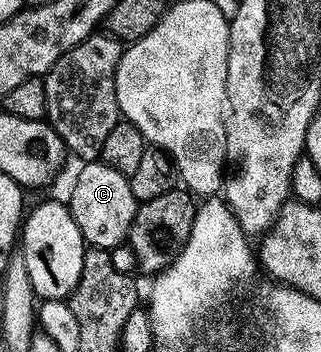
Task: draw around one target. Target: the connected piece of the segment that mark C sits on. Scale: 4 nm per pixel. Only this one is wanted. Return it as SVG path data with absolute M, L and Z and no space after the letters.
M102 160L85 162L78 168L79 175L71 186L69 205L73 220L77 220L77 228L81 228L84 243L97 250L109 251L114 246L124 245L128 241L137 209L130 177L117 172Z

